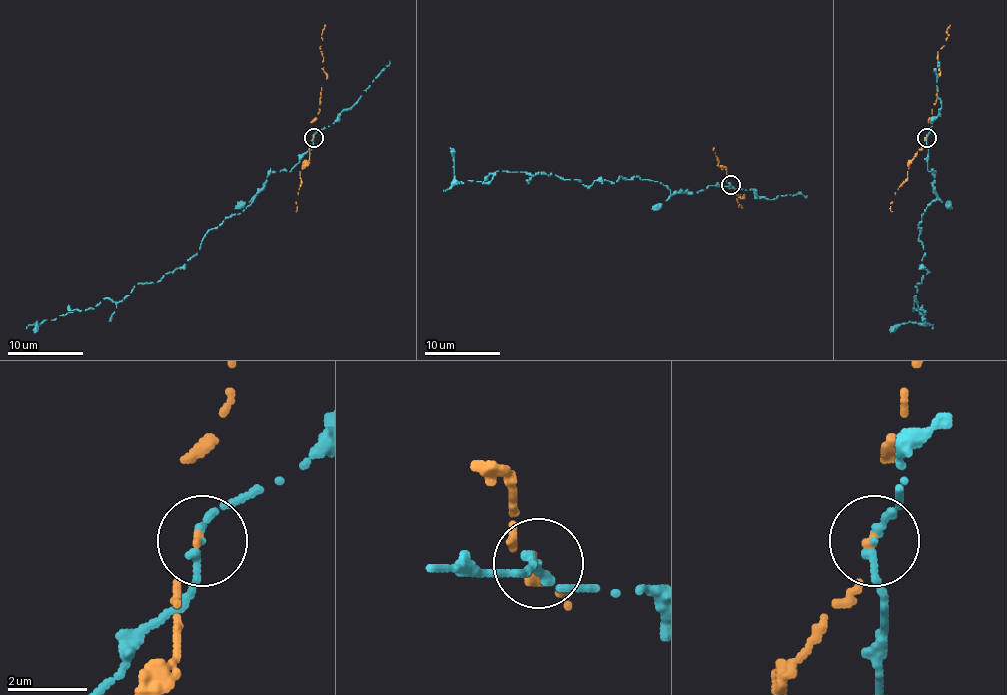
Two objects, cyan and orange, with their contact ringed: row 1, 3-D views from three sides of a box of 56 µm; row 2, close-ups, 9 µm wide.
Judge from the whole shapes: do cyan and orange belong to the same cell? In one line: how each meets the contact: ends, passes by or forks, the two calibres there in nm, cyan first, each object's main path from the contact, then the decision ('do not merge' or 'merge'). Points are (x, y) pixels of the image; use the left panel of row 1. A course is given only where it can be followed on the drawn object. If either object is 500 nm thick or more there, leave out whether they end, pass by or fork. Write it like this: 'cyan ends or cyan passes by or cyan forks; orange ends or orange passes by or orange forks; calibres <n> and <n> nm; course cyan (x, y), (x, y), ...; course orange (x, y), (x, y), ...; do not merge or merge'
cyan passes by; orange ends; calibres 200 and 150 nm; course cyan (314, 138), (292, 170), (271, 172), (241, 213), (208, 231), (186, 265), (118, 302), (36, 321), (35, 333); course orange (314, 136), (312, 121), (320, 109), (326, 74), (320, 51), (322, 30), (326, 24); do not merge

